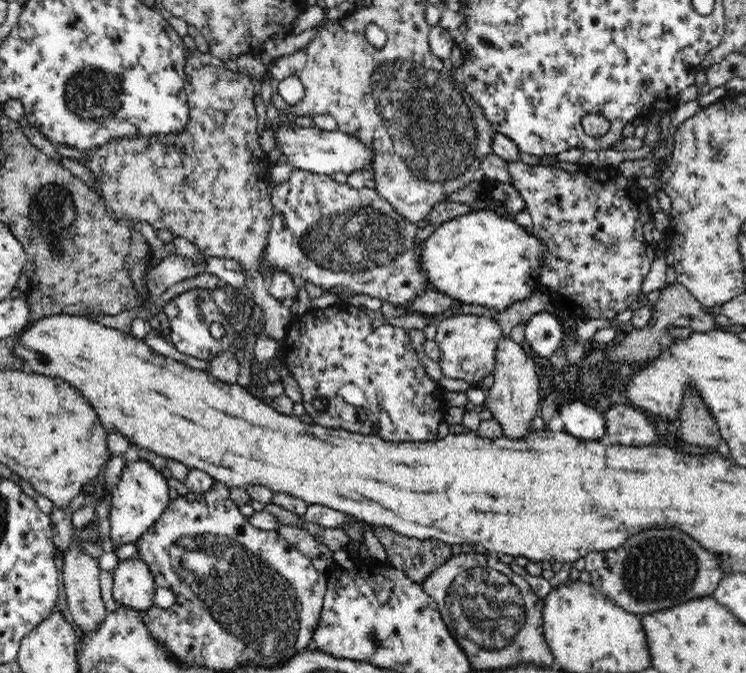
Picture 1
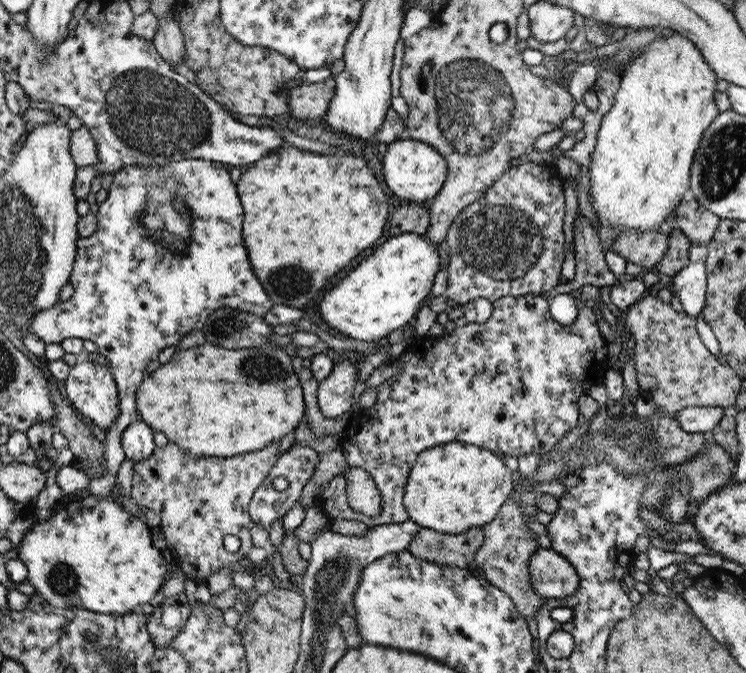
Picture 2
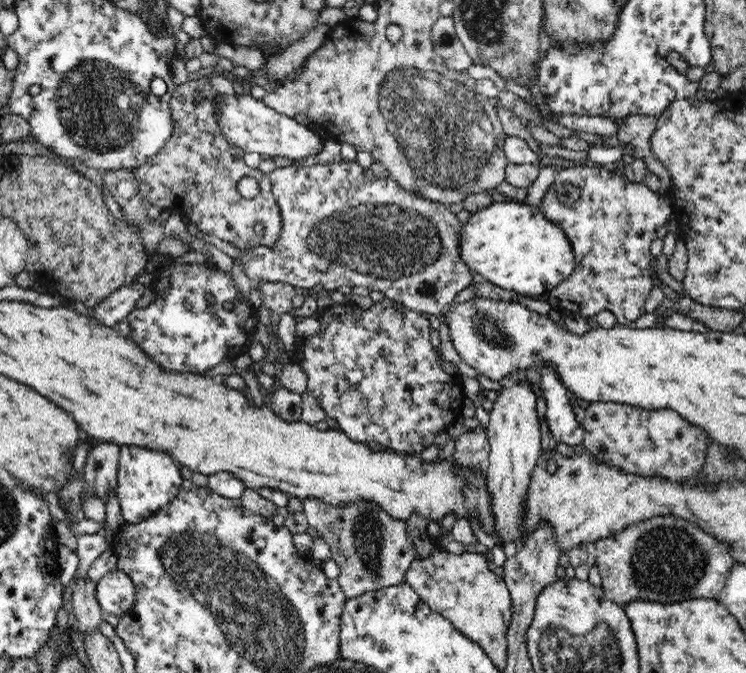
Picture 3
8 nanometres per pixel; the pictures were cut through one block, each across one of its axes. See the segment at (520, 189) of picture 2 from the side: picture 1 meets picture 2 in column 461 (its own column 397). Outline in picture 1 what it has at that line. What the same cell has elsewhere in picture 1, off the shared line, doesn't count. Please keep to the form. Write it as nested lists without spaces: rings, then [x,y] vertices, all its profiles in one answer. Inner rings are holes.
[[[293,167],[288,181],[274,188],[270,200],[273,215],[268,242],[260,256],[262,276],[268,270],[271,273],[286,271],[298,284],[310,281],[325,291],[334,290],[341,284],[346,292],[368,294],[405,309],[417,294],[430,288],[417,263],[420,250],[420,244],[415,244],[418,226],[398,214],[376,190],[366,187],[354,189],[347,183],[339,184],[332,176]]]

